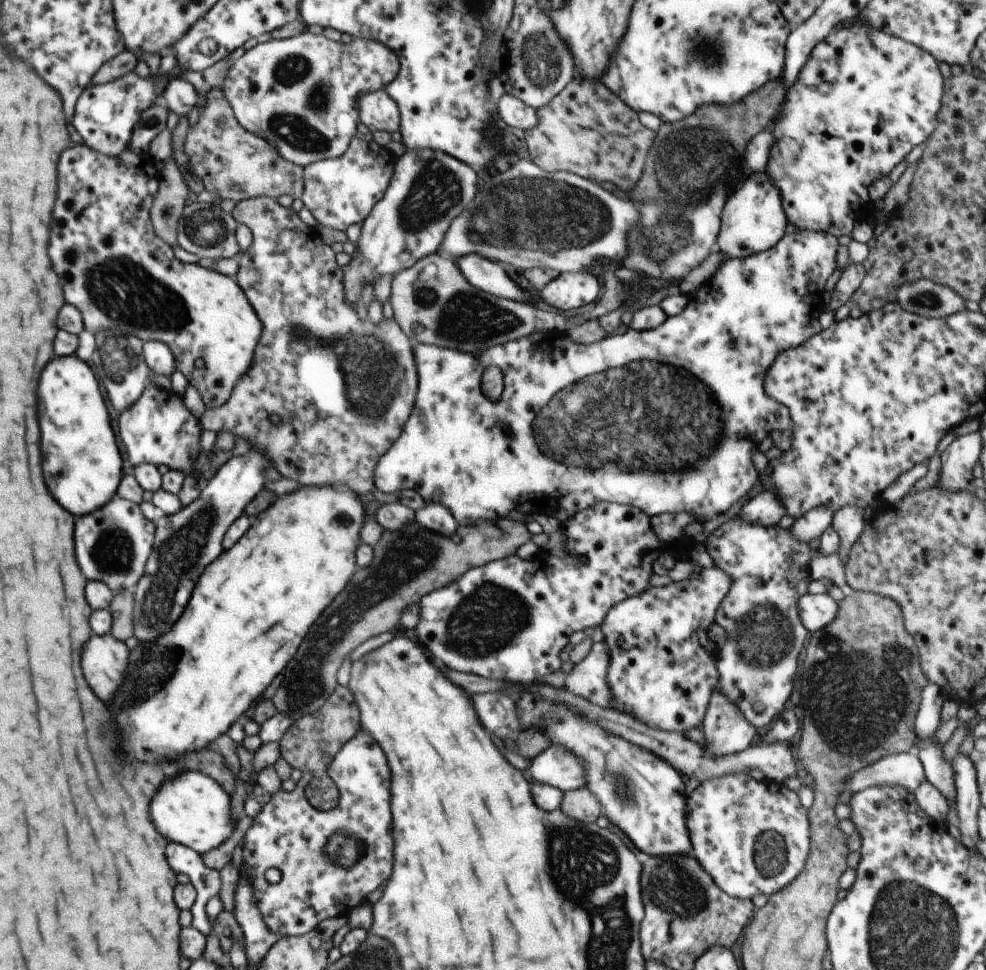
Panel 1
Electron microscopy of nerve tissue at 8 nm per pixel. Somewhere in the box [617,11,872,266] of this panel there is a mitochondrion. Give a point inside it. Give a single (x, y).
(712, 59)

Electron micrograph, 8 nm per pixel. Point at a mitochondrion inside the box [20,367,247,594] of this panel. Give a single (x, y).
(113, 552)

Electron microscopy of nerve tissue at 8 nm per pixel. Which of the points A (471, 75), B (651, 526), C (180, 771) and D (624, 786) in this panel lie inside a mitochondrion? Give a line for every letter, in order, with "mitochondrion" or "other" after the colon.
A: other
B: other
C: other
D: mitochondrion

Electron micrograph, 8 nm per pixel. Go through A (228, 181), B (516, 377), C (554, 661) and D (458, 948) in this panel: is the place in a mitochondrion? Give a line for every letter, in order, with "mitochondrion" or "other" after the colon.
A: other
B: other
C: other
D: other

